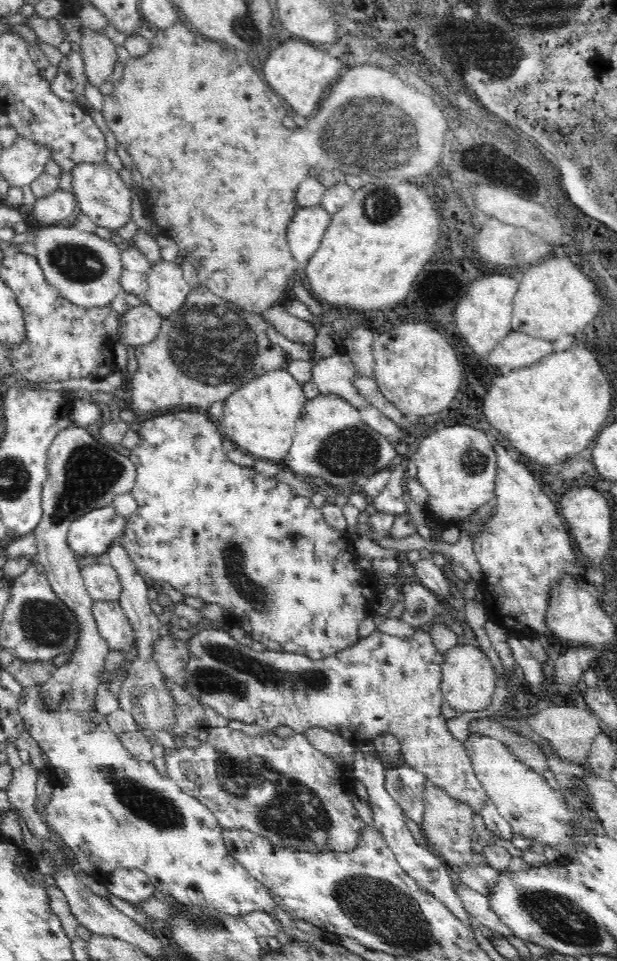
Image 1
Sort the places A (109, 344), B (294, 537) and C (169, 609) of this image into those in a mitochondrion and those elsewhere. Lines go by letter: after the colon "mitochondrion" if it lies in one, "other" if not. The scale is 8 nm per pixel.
A: other
B: mitochondrion
C: other

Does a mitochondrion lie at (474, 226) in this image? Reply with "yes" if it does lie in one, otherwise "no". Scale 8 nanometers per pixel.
no

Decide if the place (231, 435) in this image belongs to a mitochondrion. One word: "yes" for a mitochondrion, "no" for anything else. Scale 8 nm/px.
no

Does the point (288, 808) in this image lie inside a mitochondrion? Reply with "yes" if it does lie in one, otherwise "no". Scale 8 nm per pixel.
yes

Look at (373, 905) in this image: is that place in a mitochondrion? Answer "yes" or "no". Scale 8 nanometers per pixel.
yes

